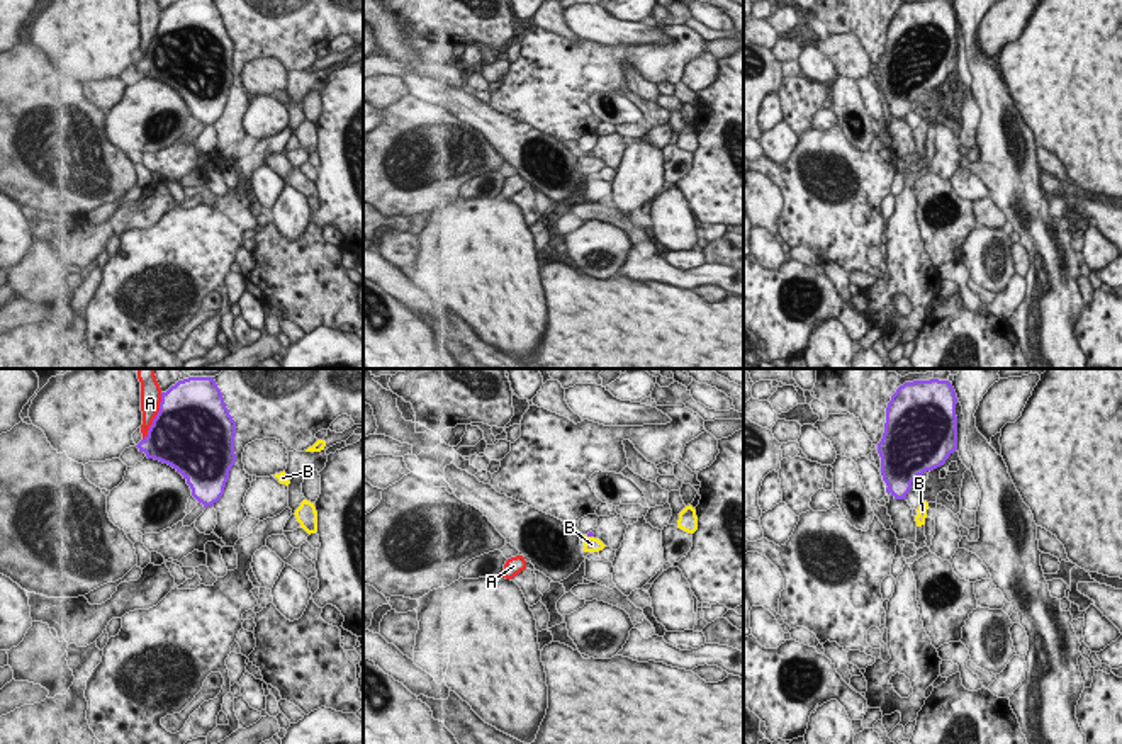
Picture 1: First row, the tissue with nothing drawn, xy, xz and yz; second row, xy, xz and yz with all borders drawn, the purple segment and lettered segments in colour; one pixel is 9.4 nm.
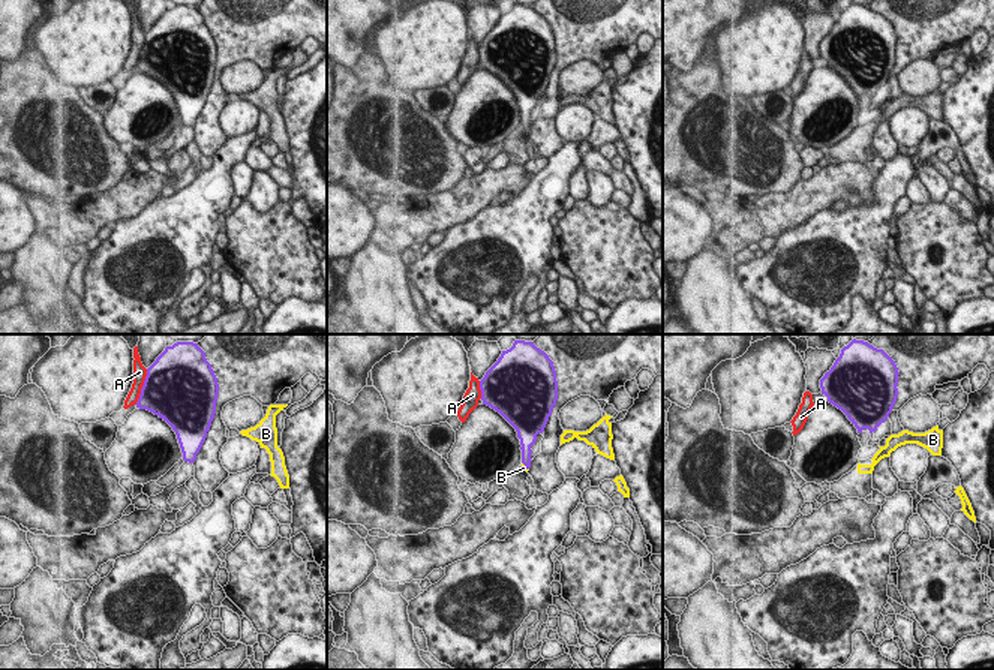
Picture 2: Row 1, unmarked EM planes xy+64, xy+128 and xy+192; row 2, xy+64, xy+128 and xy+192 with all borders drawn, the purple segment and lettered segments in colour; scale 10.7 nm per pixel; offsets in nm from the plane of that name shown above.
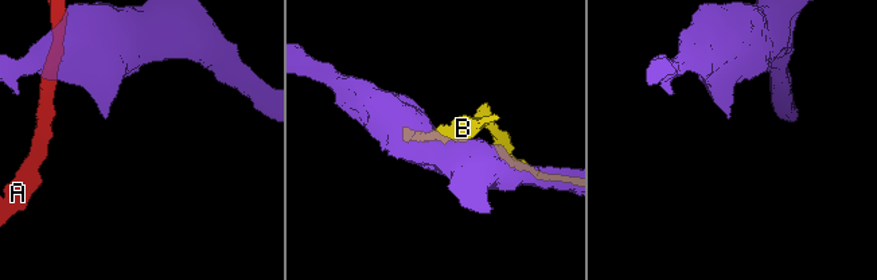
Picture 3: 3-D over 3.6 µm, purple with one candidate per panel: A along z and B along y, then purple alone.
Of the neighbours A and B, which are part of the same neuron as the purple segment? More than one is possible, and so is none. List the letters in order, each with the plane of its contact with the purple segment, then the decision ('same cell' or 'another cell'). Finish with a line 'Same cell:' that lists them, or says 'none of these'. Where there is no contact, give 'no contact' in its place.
A: contact in xy; another cell
B: contact in xz; another cell
Same cell: none of these

